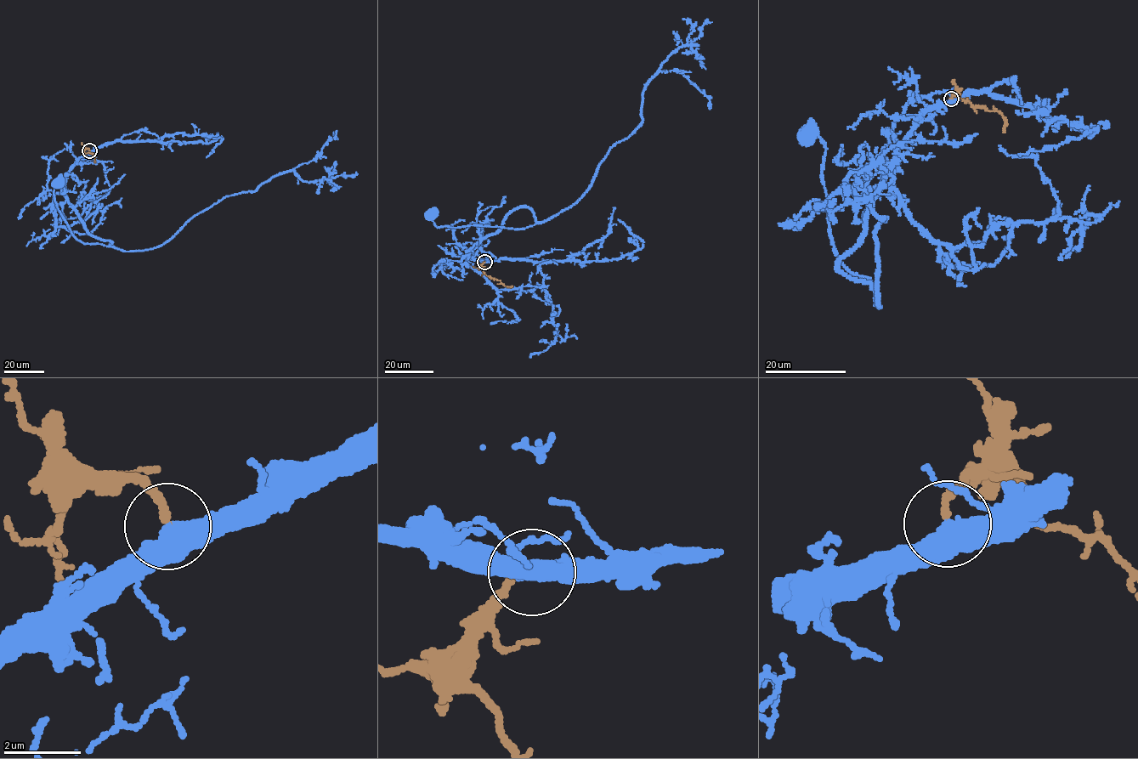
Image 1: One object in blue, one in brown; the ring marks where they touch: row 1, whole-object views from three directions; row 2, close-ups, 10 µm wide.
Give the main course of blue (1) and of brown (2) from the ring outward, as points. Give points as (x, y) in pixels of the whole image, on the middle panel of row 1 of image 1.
1: (484, 262), (466, 256), (512, 211), (532, 211), (537, 223), (515, 229), (438, 227), (429, 215)
2: (484, 262), (481, 266), (483, 272), (512, 287)

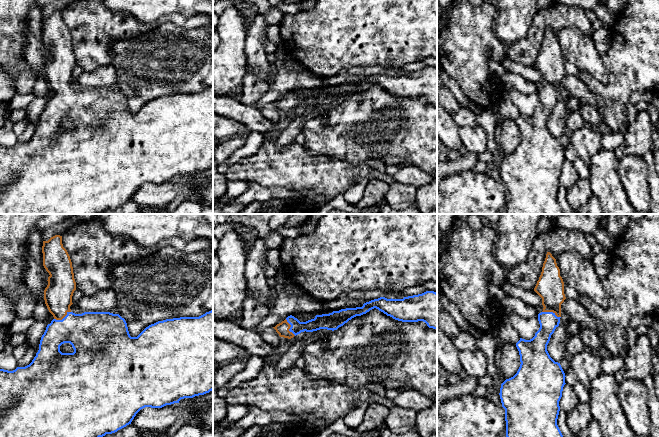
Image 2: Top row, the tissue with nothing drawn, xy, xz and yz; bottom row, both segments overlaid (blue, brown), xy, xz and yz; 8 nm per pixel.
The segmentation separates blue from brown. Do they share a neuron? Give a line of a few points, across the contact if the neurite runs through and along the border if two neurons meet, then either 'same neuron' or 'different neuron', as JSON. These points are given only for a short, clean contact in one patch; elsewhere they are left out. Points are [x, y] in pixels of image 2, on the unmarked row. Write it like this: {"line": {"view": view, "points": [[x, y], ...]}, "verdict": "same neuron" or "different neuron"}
{"line": {"view": "yz", "points": [[548, 97], [551, 88], [550, 63]]}, "verdict": "same neuron"}

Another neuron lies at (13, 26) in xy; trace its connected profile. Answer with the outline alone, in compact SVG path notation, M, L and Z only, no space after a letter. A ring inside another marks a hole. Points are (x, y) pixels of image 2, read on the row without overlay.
M0 0L0 66L12 73L25 66L26 17L36 0Z

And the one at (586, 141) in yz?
M585 124L571 136L571 145L575 149L578 158L586 165L590 165L591 158L601 150L603 131L599 128Z

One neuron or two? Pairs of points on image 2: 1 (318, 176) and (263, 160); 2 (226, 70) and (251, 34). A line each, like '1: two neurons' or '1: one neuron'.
1: one neuron
2: two neurons

